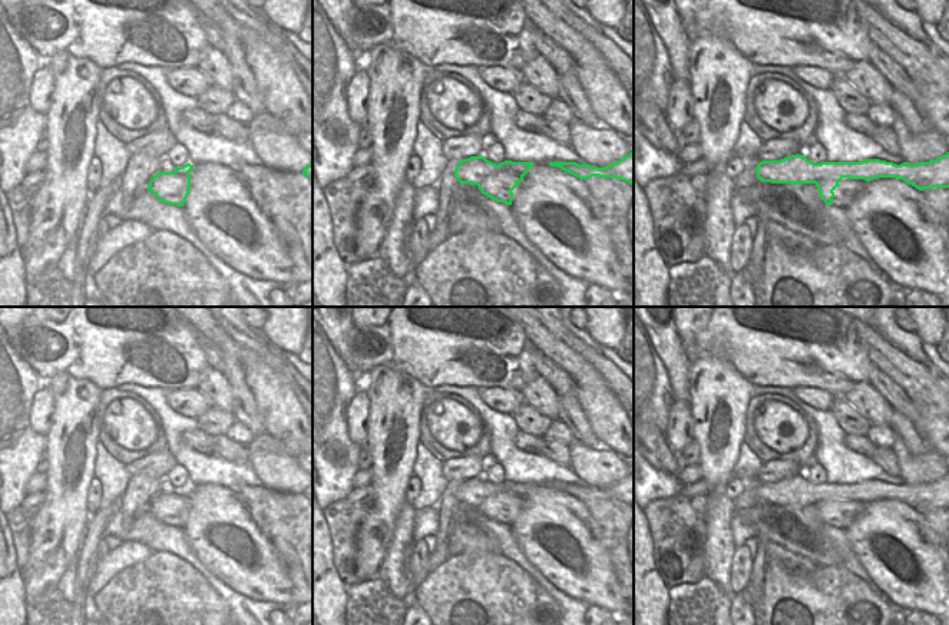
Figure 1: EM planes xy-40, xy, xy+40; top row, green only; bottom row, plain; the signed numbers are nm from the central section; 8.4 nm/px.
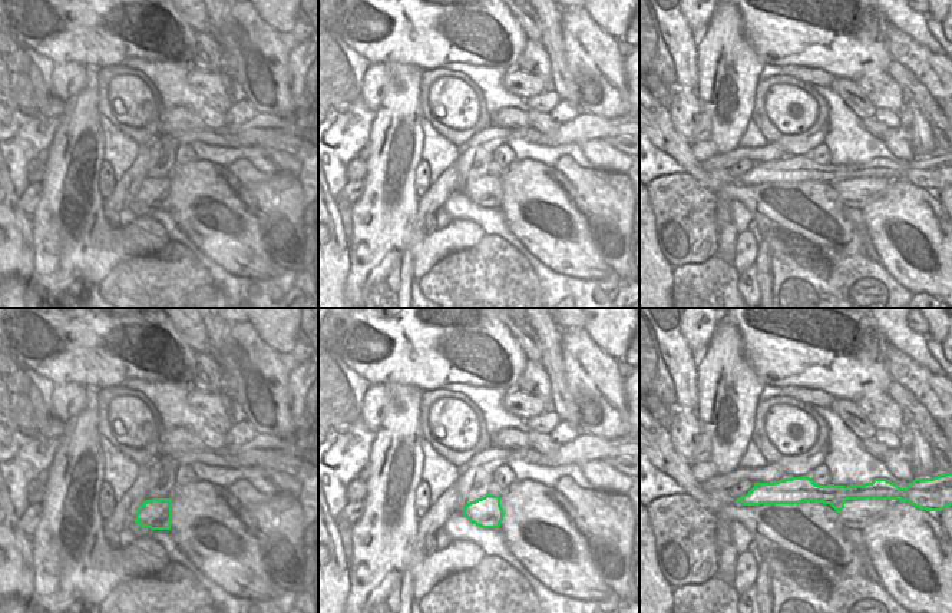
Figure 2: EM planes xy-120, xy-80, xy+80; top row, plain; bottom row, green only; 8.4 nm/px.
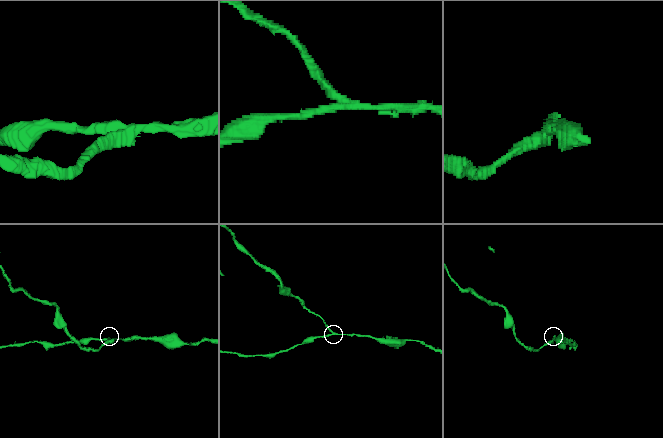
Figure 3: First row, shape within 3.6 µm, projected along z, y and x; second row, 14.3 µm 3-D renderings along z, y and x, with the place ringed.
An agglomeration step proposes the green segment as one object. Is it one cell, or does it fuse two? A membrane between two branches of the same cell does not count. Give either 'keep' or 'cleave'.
cleave

